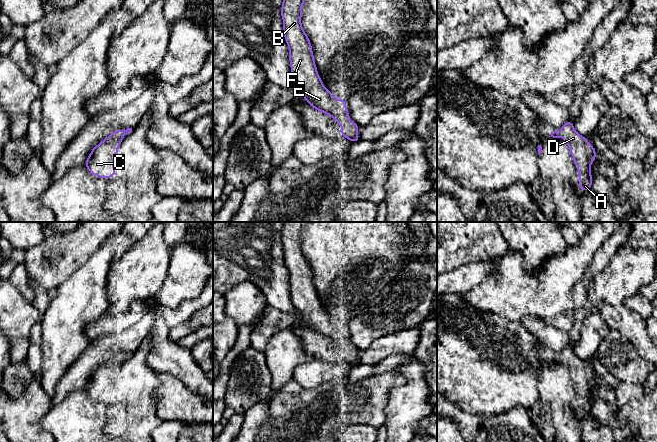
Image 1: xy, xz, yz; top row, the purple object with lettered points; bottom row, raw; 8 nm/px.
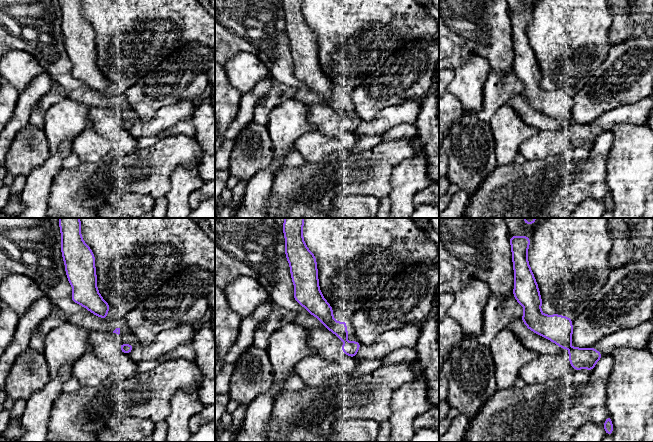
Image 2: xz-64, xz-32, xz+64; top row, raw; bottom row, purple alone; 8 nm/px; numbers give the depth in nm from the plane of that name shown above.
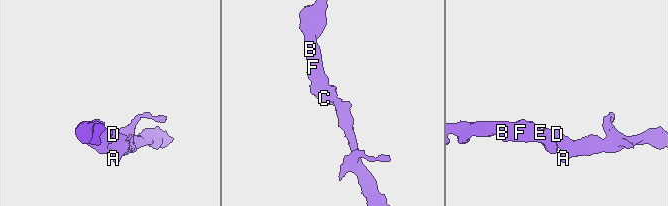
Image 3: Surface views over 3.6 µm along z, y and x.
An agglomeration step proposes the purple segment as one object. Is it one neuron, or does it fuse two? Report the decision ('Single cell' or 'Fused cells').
Single cell

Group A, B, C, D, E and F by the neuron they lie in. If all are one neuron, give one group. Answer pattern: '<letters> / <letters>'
A B C D E F

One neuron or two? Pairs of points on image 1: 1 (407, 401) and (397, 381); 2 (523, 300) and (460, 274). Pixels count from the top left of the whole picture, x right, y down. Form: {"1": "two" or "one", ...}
{"1": "two", "2": "two"}

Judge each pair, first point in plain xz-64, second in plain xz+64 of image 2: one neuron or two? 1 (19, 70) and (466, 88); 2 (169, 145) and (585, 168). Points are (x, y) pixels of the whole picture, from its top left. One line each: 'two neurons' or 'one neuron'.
1: one neuron
2: one neuron

